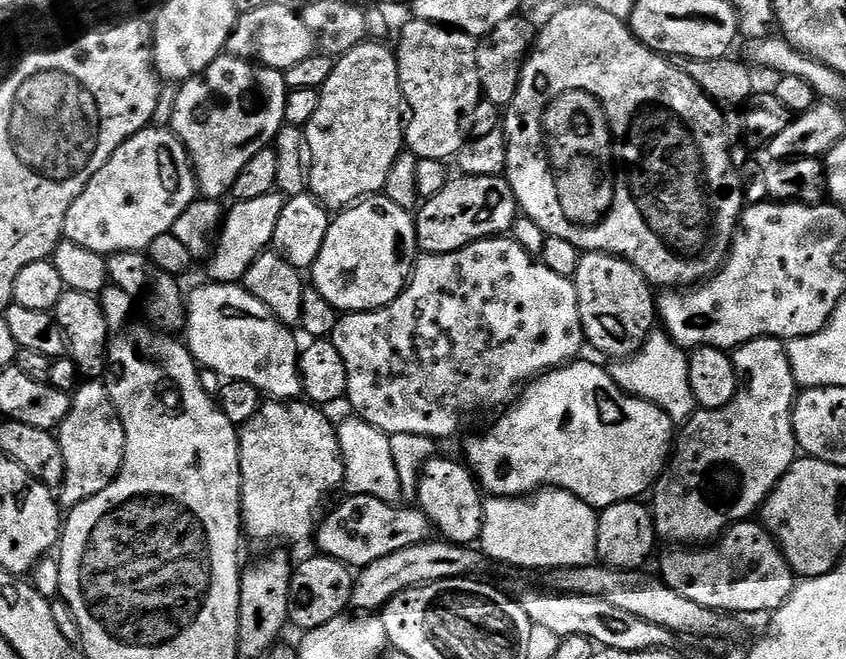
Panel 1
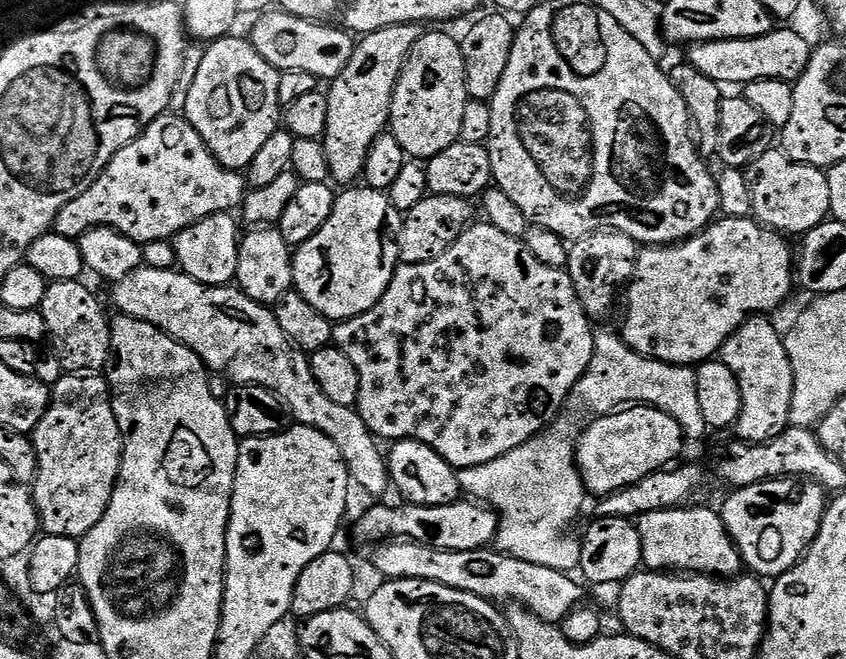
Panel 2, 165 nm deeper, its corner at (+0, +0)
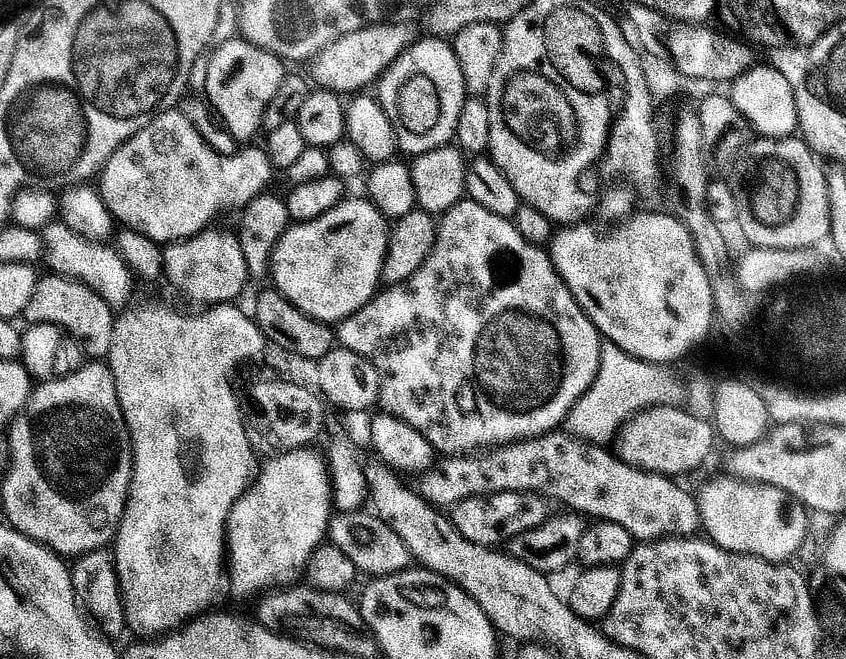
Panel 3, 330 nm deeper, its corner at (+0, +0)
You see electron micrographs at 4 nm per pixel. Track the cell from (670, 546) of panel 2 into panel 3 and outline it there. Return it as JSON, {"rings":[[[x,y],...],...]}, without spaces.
{"rings":[[[568,434],[560,435],[536,436],[533,440],[505,444],[495,450],[485,451],[483,454],[441,459],[432,471],[419,481],[421,484],[418,485],[418,491],[437,510],[451,510],[462,501],[470,499],[471,496],[493,496],[499,492],[539,494],[552,502],[561,500],[568,507],[565,509],[581,517],[614,522],[625,528],[636,542],[692,538],[701,531],[700,510],[696,506],[696,496],[688,493],[684,488],[679,488],[676,485],[679,483],[675,479],[658,476],[642,468],[625,464],[619,455],[611,451],[608,453],[607,447],[593,446]]]}

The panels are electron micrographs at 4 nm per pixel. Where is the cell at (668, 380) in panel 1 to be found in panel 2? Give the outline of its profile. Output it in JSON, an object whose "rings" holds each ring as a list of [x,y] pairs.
{"rings":[[[597,331],[595,338],[596,345],[588,371],[568,395],[567,407],[544,431],[527,440],[522,446],[502,454],[502,458],[494,458],[494,462],[486,462],[482,466],[474,466],[459,473],[461,489],[467,495],[469,492],[472,495],[469,497],[473,501],[483,502],[500,517],[500,529],[496,531],[494,541],[499,551],[522,562],[534,562],[538,566],[550,566],[554,570],[566,573],[571,573],[580,567],[582,544],[568,531],[584,508],[586,489],[584,480],[580,477],[580,469],[577,467],[577,445],[590,418],[611,416],[613,412],[621,411],[625,406],[651,406],[670,414],[670,418],[678,421],[689,441],[700,440],[710,432],[706,418],[702,418],[702,405],[698,400],[698,382],[696,373],[691,367],[668,364],[664,360],[653,360],[651,356],[643,356],[617,333],[615,336],[612,332]]]}

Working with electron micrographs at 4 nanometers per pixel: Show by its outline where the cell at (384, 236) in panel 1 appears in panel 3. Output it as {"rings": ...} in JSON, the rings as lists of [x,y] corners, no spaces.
{"rings":[[[345,198],[322,218],[289,227],[272,255],[271,283],[310,318],[339,325],[378,295],[389,235],[389,221],[371,200]]]}

